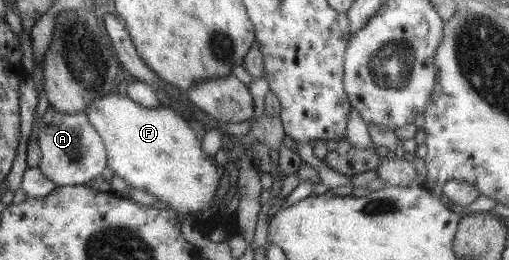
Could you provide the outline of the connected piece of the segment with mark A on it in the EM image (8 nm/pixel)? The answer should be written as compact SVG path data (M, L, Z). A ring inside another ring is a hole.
M48 106L36 121L36 127L36 142L41 152L37 168L56 186L84 185L89 179L101 174L107 166L103 142L83 111L59 113Z

